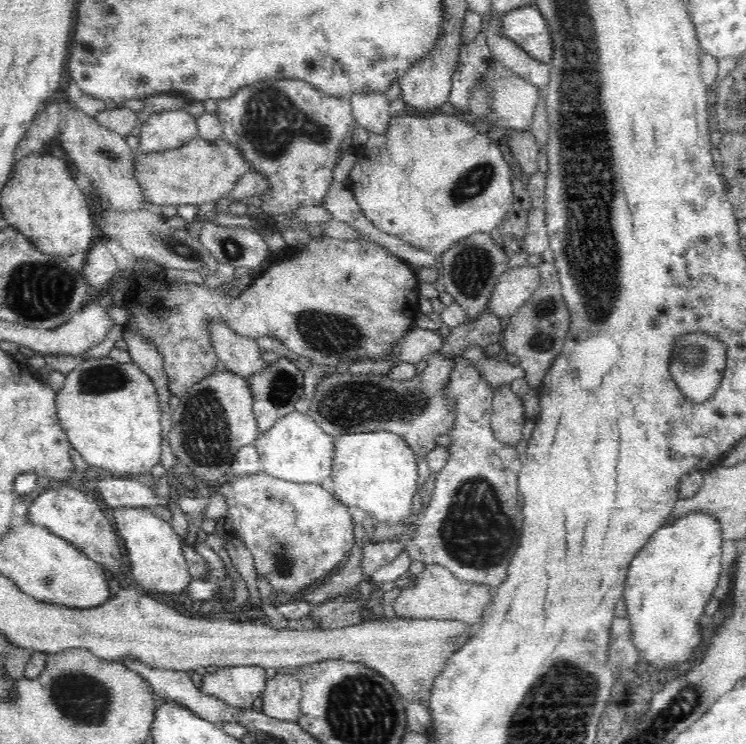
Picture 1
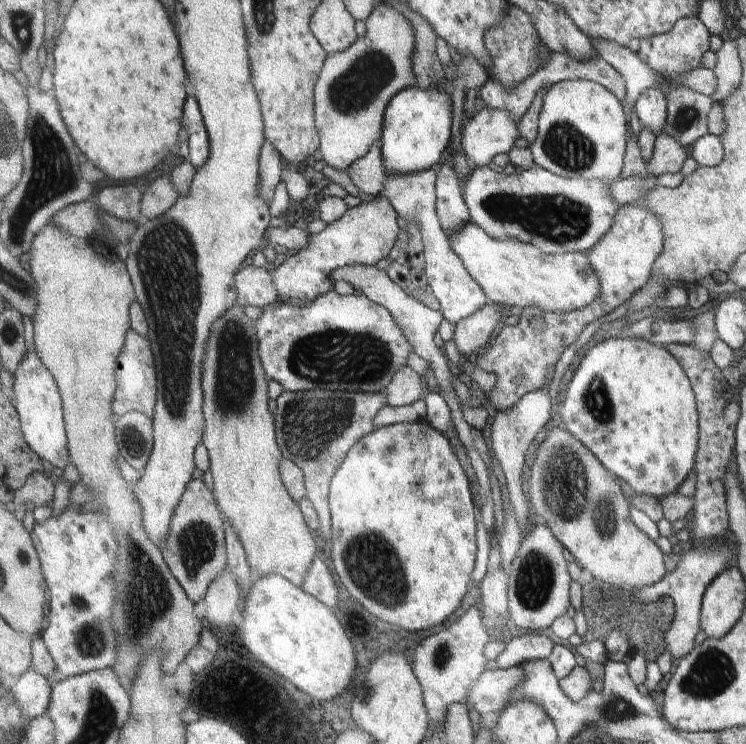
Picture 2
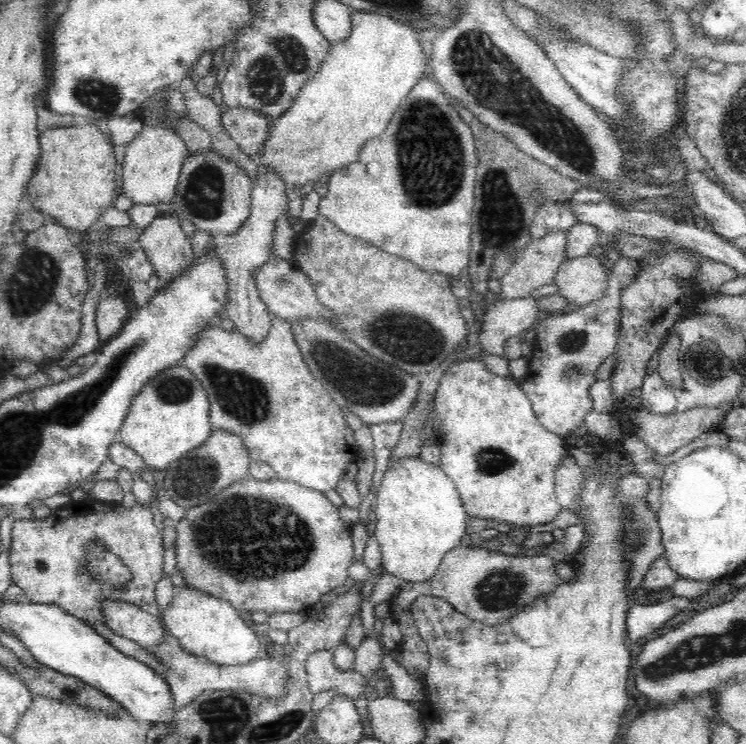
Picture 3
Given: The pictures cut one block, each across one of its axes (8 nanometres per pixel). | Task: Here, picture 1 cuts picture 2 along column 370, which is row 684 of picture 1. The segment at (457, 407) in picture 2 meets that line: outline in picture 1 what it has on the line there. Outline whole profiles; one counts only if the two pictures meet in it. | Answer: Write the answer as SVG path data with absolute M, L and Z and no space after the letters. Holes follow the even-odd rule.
M278 672L273 678L268 678L265 684L262 702L262 714L265 714L268 718L285 722L297 721L301 706L301 688L294 672L288 674Z

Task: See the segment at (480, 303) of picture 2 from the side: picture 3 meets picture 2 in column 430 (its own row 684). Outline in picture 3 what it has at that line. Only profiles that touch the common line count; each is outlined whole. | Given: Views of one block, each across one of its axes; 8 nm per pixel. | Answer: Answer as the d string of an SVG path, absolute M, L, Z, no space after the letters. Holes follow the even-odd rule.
M158 643L156 646L144 648L152 657L158 659L158 663L164 667L165 679L174 693L174 703L180 710L183 706L198 698L204 691L215 690L242 690L246 693L258 693L266 699L275 699L285 693L287 681L286 661L287 658L275 656L271 652L261 660L254 660L240 666L223 666L215 664L204 656L191 654L177 644Z

